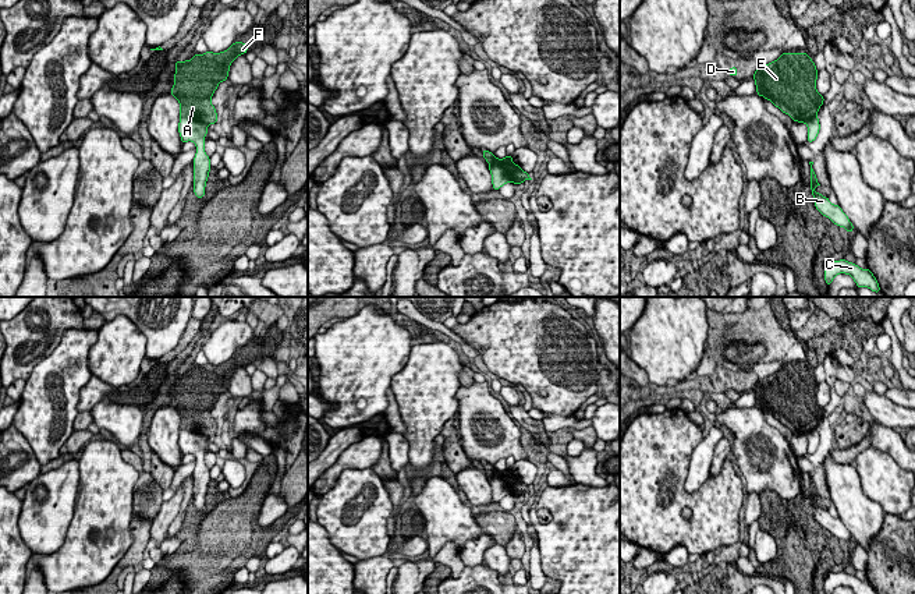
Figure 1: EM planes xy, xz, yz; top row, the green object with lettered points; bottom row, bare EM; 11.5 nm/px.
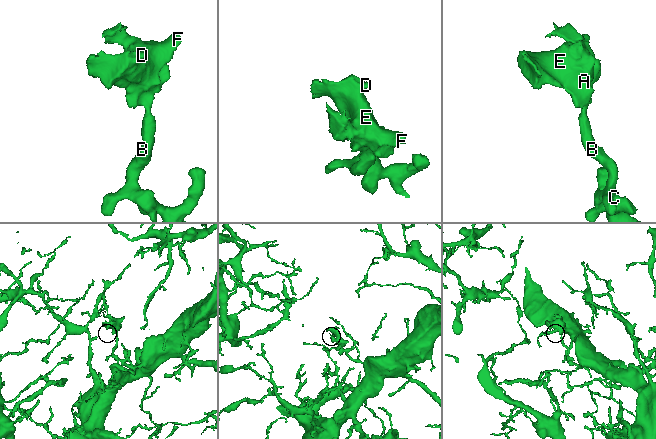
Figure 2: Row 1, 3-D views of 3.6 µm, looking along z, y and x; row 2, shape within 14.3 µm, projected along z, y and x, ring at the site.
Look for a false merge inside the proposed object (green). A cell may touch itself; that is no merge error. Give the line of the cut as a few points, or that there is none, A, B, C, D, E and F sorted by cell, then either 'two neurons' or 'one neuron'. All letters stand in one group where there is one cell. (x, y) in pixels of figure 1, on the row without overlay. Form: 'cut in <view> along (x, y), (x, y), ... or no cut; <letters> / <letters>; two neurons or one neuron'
cut in xy along (180, 428), (199, 432), (206, 438); A D E F / B C; two neurons

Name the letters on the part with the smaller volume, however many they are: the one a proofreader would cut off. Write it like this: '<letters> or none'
A, D, E, F

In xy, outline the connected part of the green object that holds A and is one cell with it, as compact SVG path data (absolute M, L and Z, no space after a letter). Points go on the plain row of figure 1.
M235 354L220 365L196 365L191 372L174 374L175 386L170 407L180 416L180 429L206 438L216 436L217 425L212 409L219 396L228 390L231 375L247 364L244 354Z

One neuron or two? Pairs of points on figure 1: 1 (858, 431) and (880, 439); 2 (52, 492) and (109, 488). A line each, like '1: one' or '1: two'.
1: two
2: two

